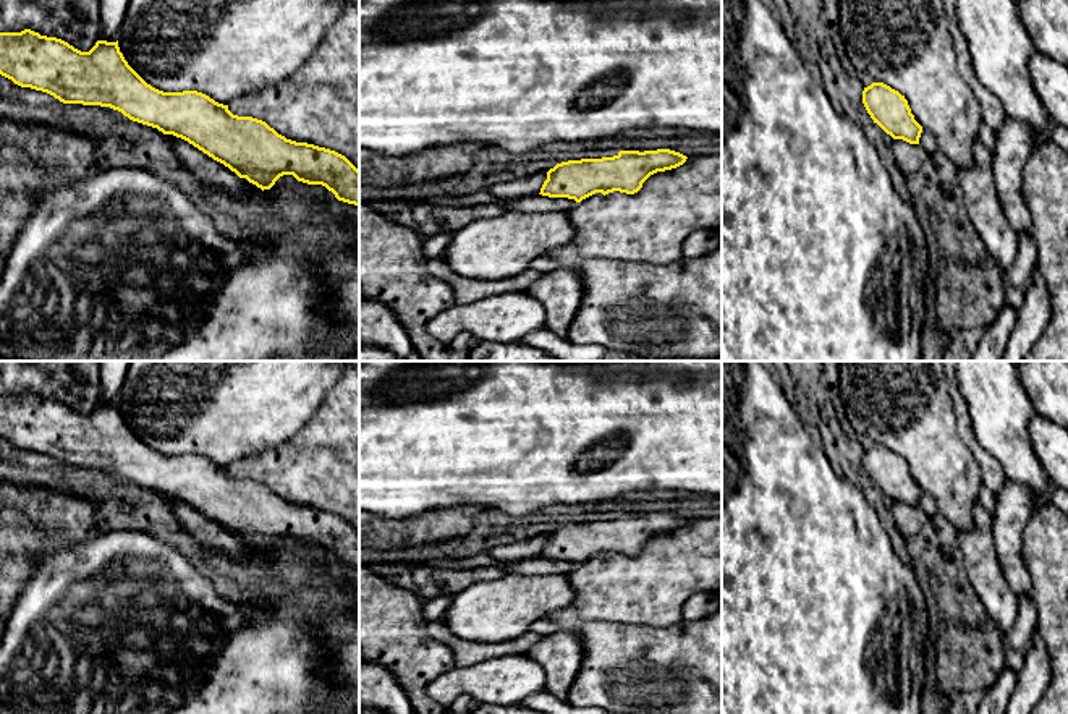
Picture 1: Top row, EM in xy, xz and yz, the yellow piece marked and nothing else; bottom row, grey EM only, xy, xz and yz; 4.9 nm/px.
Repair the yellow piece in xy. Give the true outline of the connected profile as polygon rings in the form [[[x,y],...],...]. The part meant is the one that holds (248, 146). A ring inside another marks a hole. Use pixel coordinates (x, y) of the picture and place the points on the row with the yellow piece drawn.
[[[31,29],[0,32],[0,74],[63,104],[110,107],[133,121],[181,138],[262,191],[270,189],[280,176],[293,175],[298,181],[325,186],[338,201],[359,206],[359,170],[345,155],[286,139],[265,121],[233,115],[228,105],[202,92],[163,92],[152,87],[128,65],[118,40],[97,40],[89,52],[81,52],[61,39]]]

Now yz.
[[[872,83],[862,91],[862,104],[874,120],[893,139],[919,144],[922,126],[914,120],[908,100],[884,83]]]

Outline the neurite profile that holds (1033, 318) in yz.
[[[1039,270],[1031,275],[1024,303],[998,361],[1024,361],[1050,324],[1050,295]]]

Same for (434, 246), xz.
[[[440,233],[429,238],[424,238],[424,256],[427,261],[442,257],[447,248],[450,246],[451,235]]]

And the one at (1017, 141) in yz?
[[[1005,117],[997,133],[994,157],[995,186],[1007,219],[1016,233],[1031,235],[1031,212],[1021,193],[1023,172],[1039,146],[1050,141],[1052,125],[1037,133],[1026,123]]]

